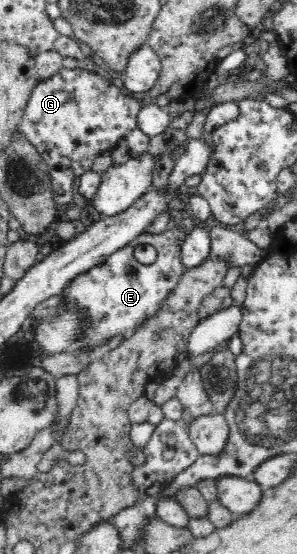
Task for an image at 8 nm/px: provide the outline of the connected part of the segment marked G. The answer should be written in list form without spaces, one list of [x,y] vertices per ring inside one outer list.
[[[78,66],[75,69],[61,68],[51,77],[41,79],[31,90],[17,131],[25,135],[41,154],[50,174],[54,200],[58,205],[63,205],[63,203],[72,201],[71,182],[73,177],[79,178],[80,175],[89,172],[93,159],[97,155],[106,149],[112,149],[118,139],[125,137],[129,130],[138,126],[138,113],[143,107],[150,103],[166,109],[166,106],[173,101],[175,99],[161,93],[154,98],[127,95],[117,85],[97,74],[95,70],[89,71]]]

